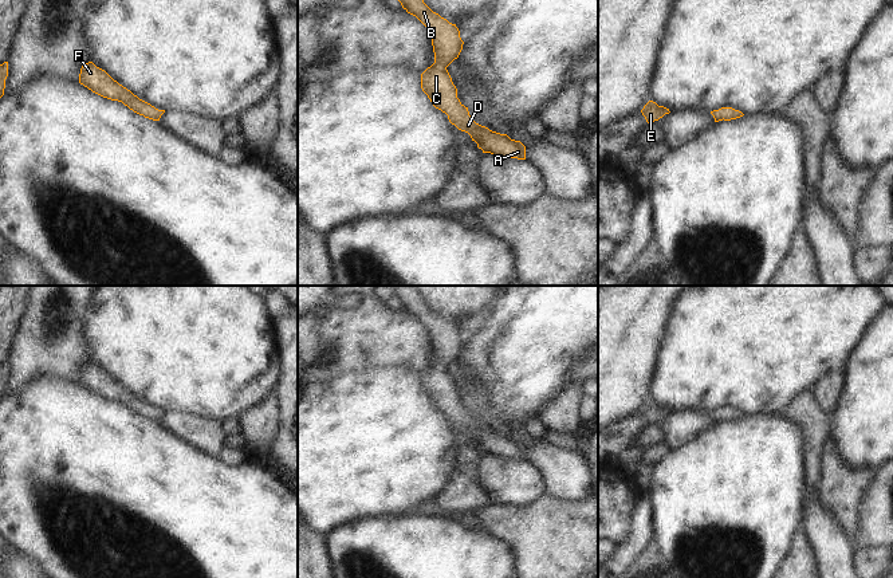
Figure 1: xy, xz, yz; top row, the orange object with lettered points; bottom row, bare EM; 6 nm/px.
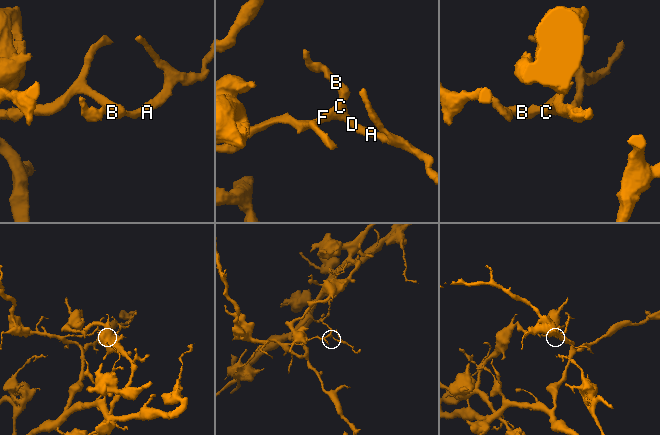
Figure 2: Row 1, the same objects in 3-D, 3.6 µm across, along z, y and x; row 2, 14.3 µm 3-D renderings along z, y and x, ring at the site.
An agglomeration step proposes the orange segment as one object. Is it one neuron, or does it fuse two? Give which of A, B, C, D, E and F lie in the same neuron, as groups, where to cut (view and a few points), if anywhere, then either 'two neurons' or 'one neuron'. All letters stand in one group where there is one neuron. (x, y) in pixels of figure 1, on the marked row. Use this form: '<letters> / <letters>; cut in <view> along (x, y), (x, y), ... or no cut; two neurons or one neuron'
A B C D E F; no cut; one neuron

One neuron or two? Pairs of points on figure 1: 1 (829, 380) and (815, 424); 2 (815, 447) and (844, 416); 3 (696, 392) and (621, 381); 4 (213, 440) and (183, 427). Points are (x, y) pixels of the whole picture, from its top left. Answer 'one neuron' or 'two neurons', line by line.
1: two neurons
2: two neurons
3: two neurons
4: one neuron

